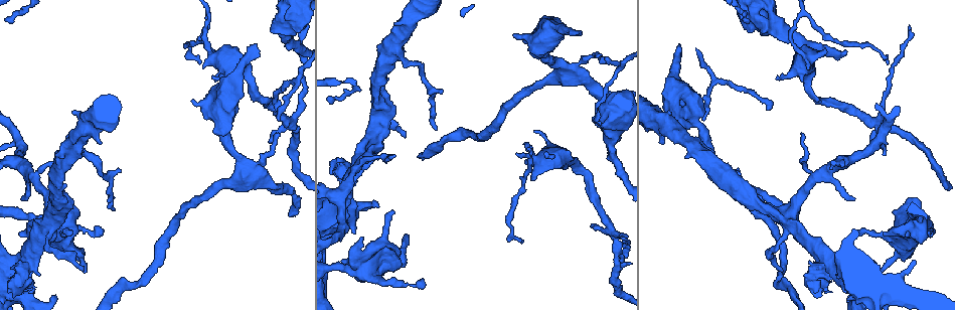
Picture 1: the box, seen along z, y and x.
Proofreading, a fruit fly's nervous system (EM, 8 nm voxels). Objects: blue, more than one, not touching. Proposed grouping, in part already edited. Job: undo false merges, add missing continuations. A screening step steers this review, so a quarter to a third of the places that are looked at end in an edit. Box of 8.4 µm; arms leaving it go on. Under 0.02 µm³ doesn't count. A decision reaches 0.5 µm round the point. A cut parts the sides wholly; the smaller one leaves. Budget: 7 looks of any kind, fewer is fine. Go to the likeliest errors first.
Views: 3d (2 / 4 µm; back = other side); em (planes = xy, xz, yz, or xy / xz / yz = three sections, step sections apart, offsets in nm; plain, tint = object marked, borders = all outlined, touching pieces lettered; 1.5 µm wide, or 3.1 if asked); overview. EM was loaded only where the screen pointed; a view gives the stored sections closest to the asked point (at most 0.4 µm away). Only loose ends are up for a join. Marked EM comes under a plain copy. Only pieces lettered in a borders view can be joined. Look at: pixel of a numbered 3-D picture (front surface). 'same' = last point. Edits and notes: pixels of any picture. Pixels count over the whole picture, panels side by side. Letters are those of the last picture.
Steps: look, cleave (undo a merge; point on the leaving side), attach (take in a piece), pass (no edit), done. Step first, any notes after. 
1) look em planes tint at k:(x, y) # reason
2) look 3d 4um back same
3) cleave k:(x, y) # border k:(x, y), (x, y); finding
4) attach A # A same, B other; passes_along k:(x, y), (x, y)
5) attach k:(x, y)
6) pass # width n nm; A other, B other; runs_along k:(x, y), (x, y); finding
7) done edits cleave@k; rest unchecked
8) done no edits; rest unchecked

look em planes tint at 1:(287, 123) # branch point

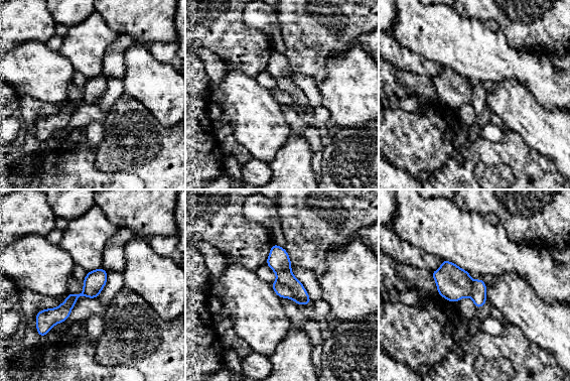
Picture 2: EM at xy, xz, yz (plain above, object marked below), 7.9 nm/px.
look em planes borders same

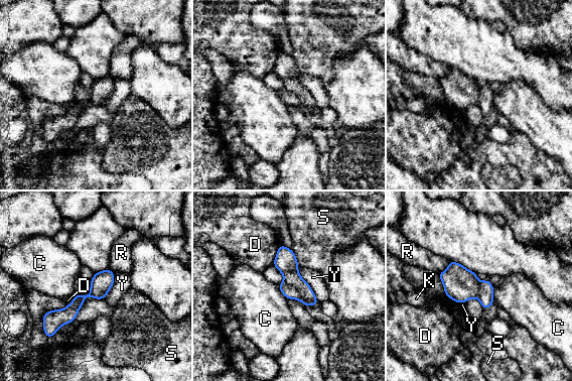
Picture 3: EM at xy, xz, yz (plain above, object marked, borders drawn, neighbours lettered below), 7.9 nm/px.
cleave 3:(288, 291) # longest_contact Y 340 nm; C other, D other, K other, R other, S other, Y other; a second neuron is stuck on

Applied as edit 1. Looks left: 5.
look overview

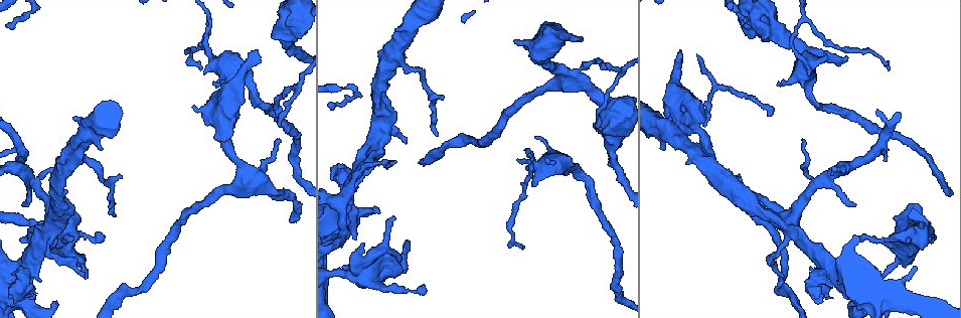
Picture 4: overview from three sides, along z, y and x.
look 3d 2um at 4:(258, 50) # free end

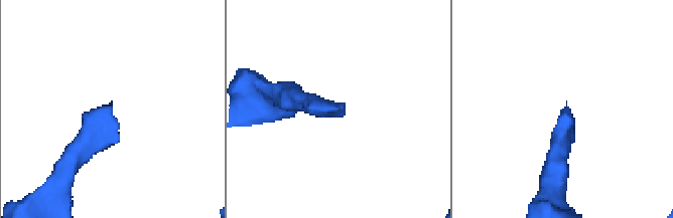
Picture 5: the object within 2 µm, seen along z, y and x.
look em planes borders at 5:(110, 104) # shape alone is not enough

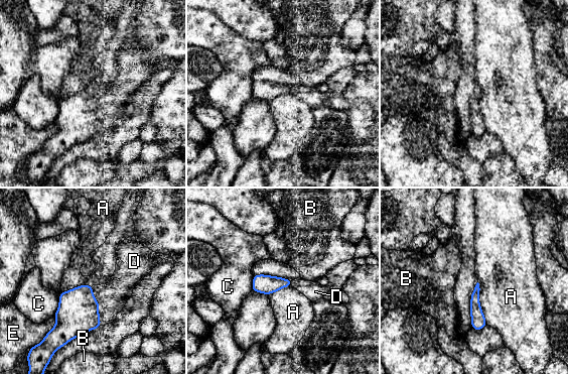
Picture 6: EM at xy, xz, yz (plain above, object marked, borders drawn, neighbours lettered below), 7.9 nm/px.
attach D # A other, B other, C other, D same, E other; it goes on there

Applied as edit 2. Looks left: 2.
done edits cleave@3, attach@6; rest unchecked

